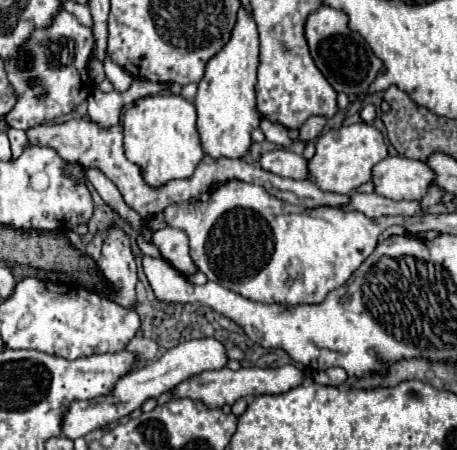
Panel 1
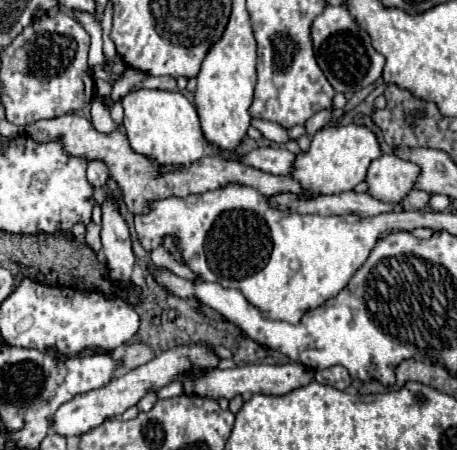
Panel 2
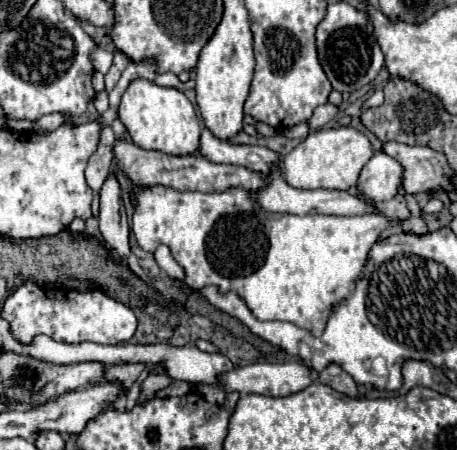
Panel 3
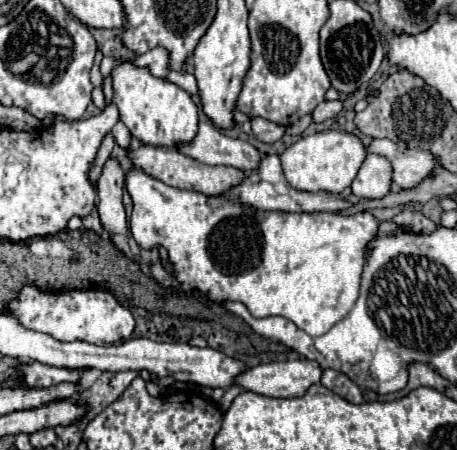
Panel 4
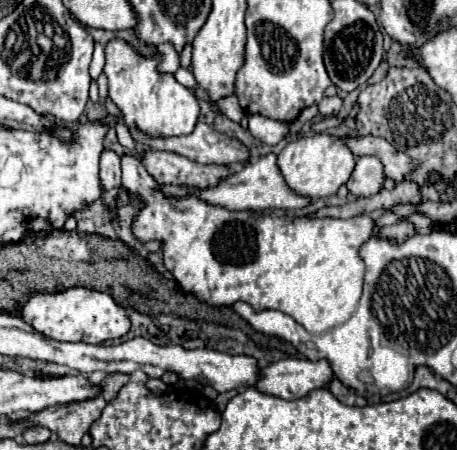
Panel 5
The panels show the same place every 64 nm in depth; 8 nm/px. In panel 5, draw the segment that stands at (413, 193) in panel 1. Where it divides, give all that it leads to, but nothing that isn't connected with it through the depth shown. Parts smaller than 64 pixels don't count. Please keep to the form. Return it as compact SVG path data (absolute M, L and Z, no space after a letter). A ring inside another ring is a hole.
M362 156L356 162L356 168L348 180L348 190L356 198L374 196L384 188L384 164L376 156Z

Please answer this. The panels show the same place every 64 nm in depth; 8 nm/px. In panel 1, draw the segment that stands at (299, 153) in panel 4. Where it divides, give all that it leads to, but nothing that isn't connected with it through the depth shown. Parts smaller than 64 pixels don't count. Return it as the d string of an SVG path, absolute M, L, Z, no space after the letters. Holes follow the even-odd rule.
M360 122L352 126L342 126L338 130L328 130L326 134L322 134L316 142L316 156L308 160L308 172L310 178L322 190L350 194L350 190L356 190L358 186L372 180L372 168L384 158L388 158L384 134L378 128Z

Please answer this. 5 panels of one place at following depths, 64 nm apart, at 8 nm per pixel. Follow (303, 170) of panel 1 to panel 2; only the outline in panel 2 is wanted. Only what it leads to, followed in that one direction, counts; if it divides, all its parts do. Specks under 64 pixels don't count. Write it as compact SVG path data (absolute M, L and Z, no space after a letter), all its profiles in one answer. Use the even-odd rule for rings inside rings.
M256 148L248 156L244 156L242 162L270 174L290 176L294 172L296 154L286 148Z

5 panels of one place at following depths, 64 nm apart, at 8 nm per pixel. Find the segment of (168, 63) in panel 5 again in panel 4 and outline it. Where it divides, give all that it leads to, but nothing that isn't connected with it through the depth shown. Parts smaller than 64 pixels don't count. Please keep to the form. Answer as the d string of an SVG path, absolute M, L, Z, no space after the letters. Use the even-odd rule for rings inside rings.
M154 48L142 56L134 58L136 68L150 68L150 74L156 78L164 78L168 74L168 52L164 48Z

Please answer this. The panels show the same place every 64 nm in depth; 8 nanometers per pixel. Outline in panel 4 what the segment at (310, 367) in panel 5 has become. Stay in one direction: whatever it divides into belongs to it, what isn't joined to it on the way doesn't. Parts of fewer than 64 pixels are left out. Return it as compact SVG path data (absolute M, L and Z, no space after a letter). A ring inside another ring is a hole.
M288 360L246 368L234 378L234 384L262 396L294 398L302 396L312 384L318 384L320 376L322 370L316 362Z

